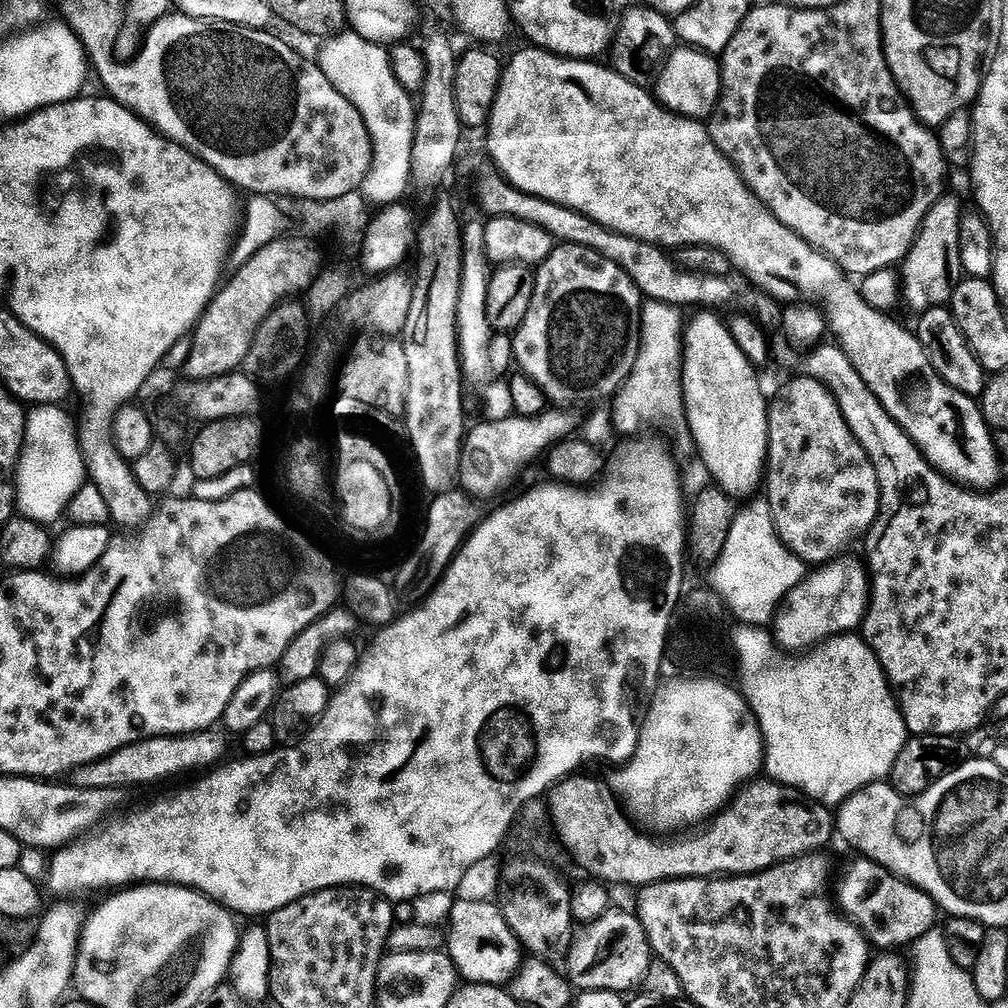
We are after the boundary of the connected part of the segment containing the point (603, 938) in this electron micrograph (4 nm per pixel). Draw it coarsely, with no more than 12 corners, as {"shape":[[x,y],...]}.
{"shape":[[610,908],[573,939],[577,991],[626,994],[654,953],[639,917]]}

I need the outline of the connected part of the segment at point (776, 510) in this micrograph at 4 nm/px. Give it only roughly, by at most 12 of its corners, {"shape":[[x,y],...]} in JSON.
{"shape":[[832,392],[768,410],[766,499],[805,565],[849,551],[882,481]]}

